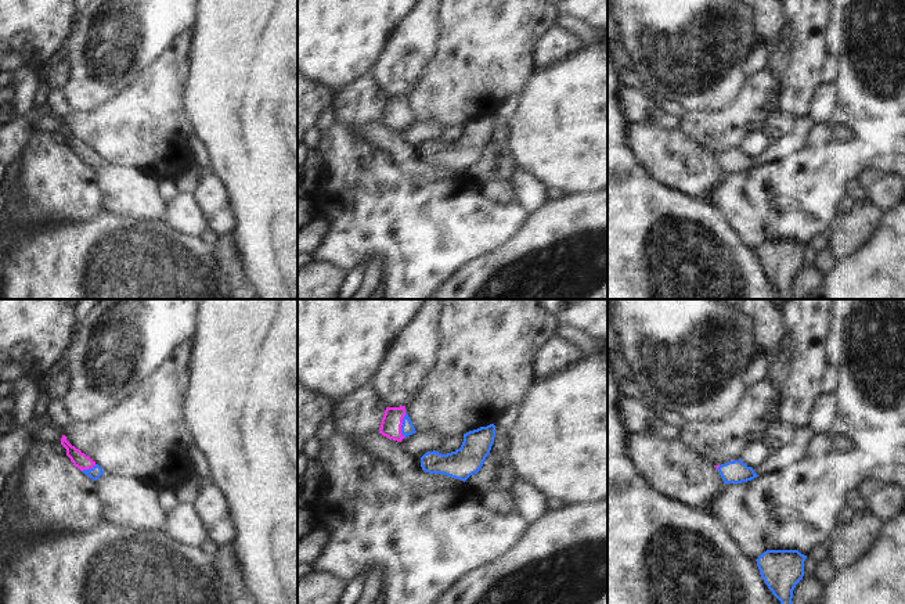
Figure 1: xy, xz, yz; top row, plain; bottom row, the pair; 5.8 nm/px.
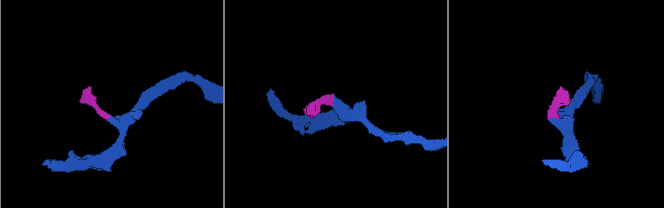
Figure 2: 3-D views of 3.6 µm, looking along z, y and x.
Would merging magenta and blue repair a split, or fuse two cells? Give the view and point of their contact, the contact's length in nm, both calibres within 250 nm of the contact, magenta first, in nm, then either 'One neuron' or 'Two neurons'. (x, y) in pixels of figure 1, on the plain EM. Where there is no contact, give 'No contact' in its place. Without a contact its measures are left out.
Touches magenta at xz (401, 114). Shared border 140 nm. Thickness 130 nm (magenta) against 80 nm. One neuron

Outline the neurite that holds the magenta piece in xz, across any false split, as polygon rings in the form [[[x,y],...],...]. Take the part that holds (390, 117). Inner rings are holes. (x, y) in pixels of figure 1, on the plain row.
[[[405,96],[386,97],[379,123],[383,126],[401,132],[404,127],[415,123],[415,118],[405,103]]]

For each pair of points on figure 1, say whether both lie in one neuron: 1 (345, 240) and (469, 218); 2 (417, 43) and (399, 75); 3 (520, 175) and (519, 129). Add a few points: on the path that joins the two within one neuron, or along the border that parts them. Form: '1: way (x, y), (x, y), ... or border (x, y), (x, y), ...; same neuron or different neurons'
1: way (375, 227), (439, 226); same neuron
2: way (413, 51), (399, 67); same neuron
3: border (515, 166), (523, 168), (548, 187); different neurons

